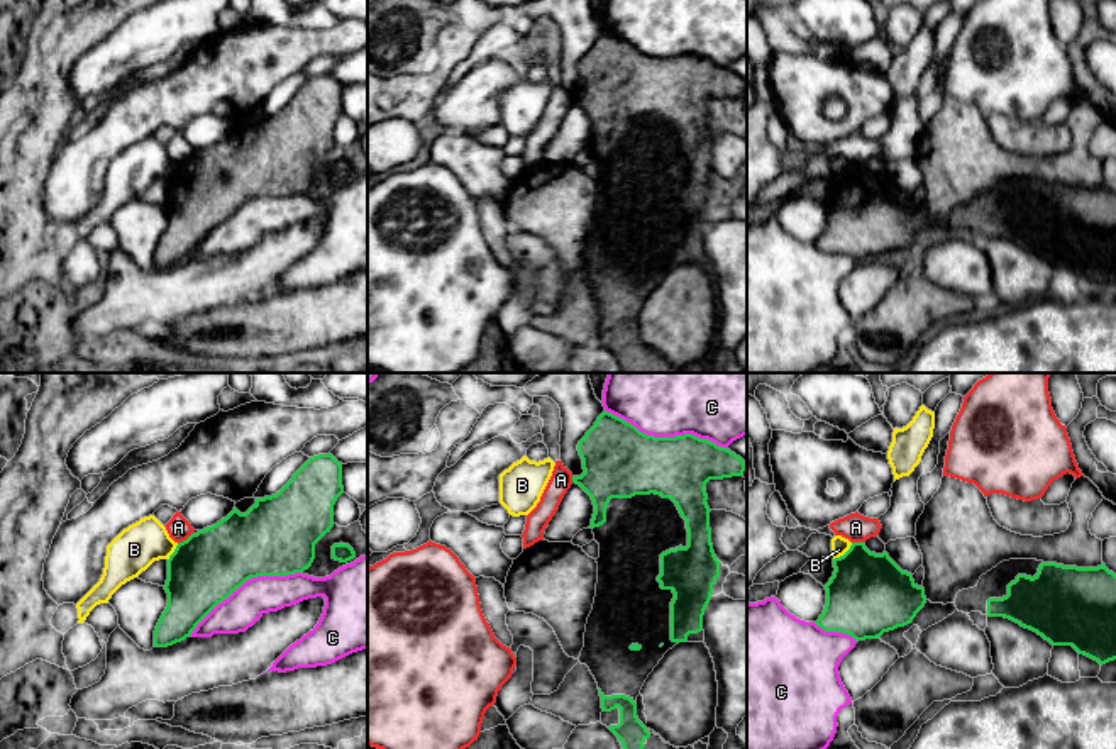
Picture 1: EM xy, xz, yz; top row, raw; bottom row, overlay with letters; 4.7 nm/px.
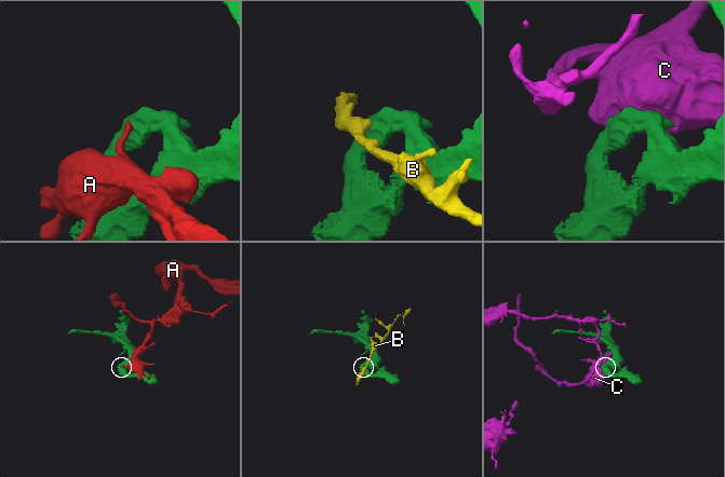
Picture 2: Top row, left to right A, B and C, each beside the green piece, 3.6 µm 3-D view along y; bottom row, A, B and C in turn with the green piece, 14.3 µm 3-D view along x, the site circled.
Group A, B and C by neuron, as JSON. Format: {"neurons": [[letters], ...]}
{"neurons": [["A"], ["B"], ["C"]]}

